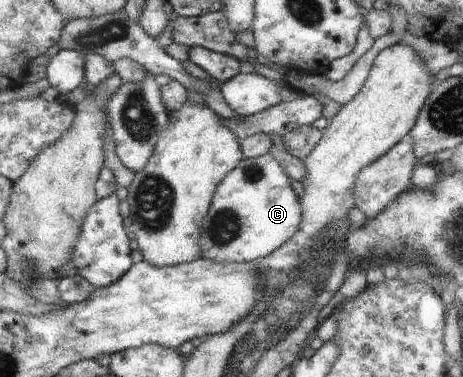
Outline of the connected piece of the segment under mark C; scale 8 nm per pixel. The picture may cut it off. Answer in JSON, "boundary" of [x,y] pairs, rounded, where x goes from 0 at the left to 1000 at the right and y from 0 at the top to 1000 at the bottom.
{"boundary":[[[585,403],[525,430],[469,496],[432,634],[436,684],[471,698],[540,698],[587,676],[646,599],[652,557],[605,424]]]}

